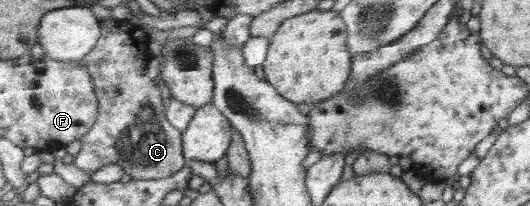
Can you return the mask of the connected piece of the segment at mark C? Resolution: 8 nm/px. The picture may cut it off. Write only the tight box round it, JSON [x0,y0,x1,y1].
[73,17,189,180]

